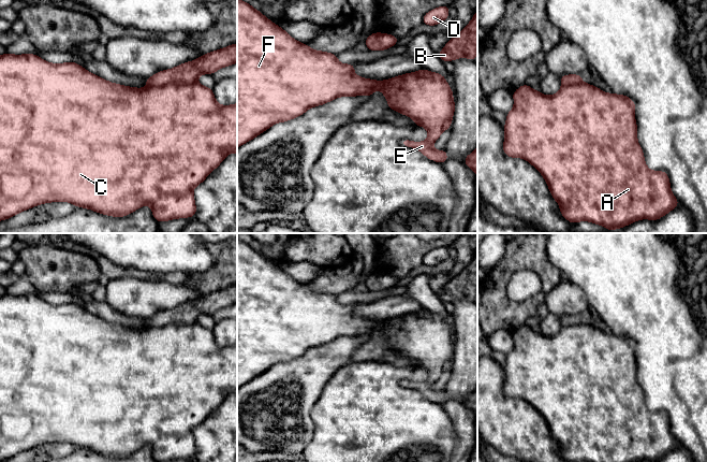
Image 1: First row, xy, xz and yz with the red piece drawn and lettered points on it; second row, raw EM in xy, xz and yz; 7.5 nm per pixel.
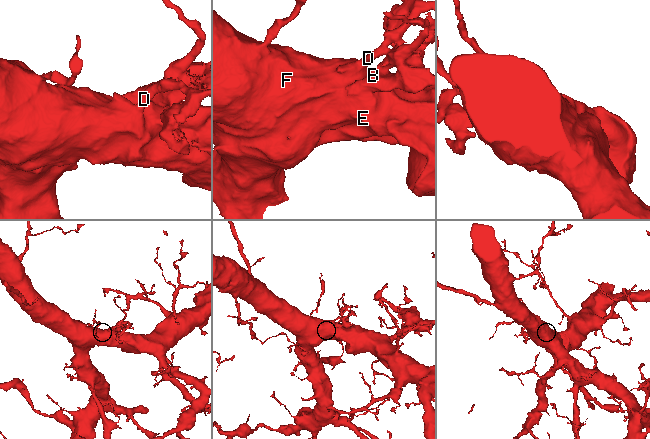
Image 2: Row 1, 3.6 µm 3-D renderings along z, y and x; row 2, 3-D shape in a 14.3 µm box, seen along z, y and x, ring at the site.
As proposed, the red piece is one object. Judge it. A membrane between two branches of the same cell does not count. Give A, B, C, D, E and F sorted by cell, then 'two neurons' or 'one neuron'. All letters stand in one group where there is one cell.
groups A C D E F / B; two neurons

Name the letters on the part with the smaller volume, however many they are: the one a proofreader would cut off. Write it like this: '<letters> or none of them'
B

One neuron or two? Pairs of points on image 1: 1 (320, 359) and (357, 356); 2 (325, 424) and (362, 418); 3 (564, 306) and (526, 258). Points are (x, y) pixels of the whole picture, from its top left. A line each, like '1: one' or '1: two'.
1: two
2: one
3: two

